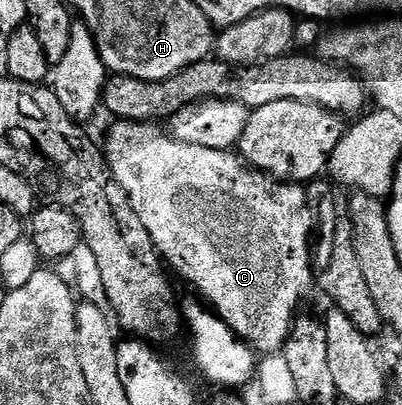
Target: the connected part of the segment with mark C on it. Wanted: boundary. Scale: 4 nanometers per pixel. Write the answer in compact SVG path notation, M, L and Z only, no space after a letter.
M116 121L113 129L108 133L108 142L103 142L104 156L108 158L108 166L112 172L112 178L126 191L130 199L130 207L138 219L142 219L142 227L150 231L150 239L156 244L156 250L166 262L167 268L173 274L177 273L184 281L189 281L207 302L213 313L220 317L230 327L241 341L252 346L260 355L271 355L283 350L284 341L292 330L292 322L296 308L300 301L308 297L308 292L314 289L314 274L312 271L312 254L314 252L314 209L310 204L310 198L303 188L296 183L281 183L258 169L244 164L243 160L235 152L227 149L211 149L210 147L194 147L190 143L182 143L174 139L167 132L160 130L156 123L142 121Z

